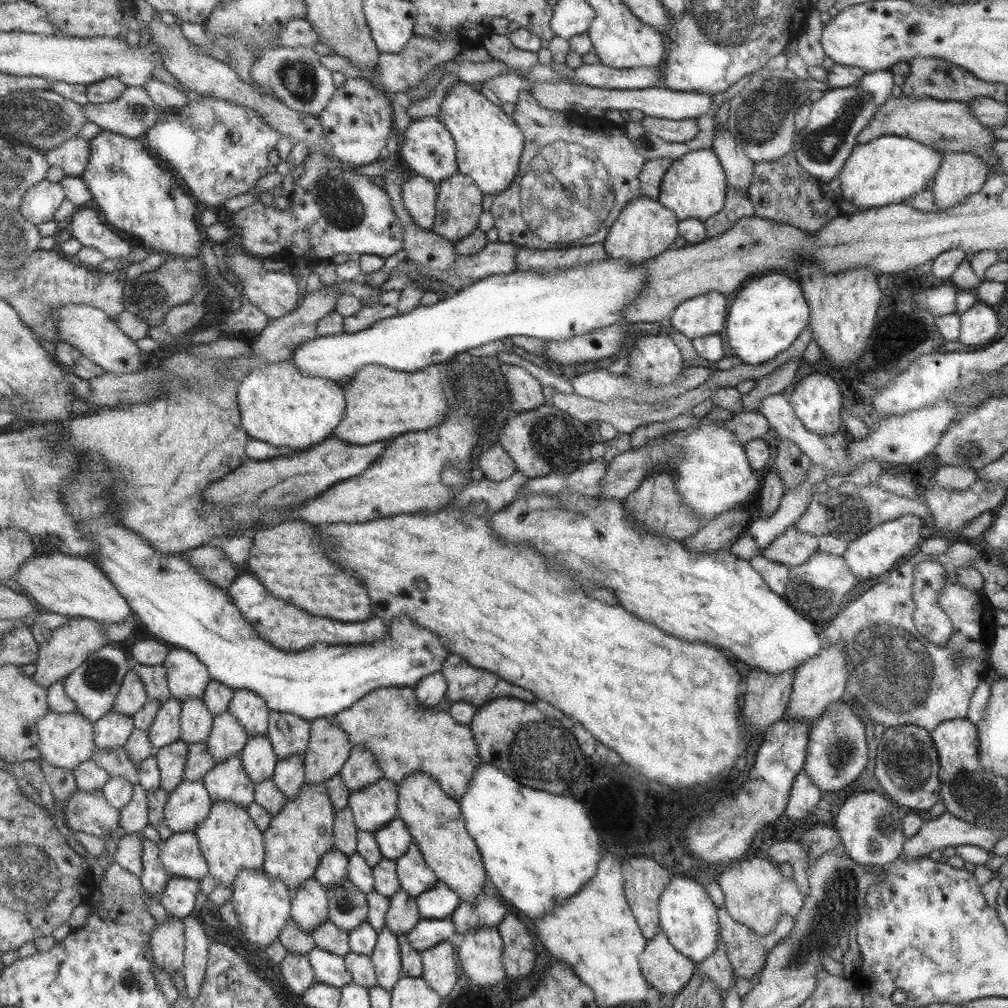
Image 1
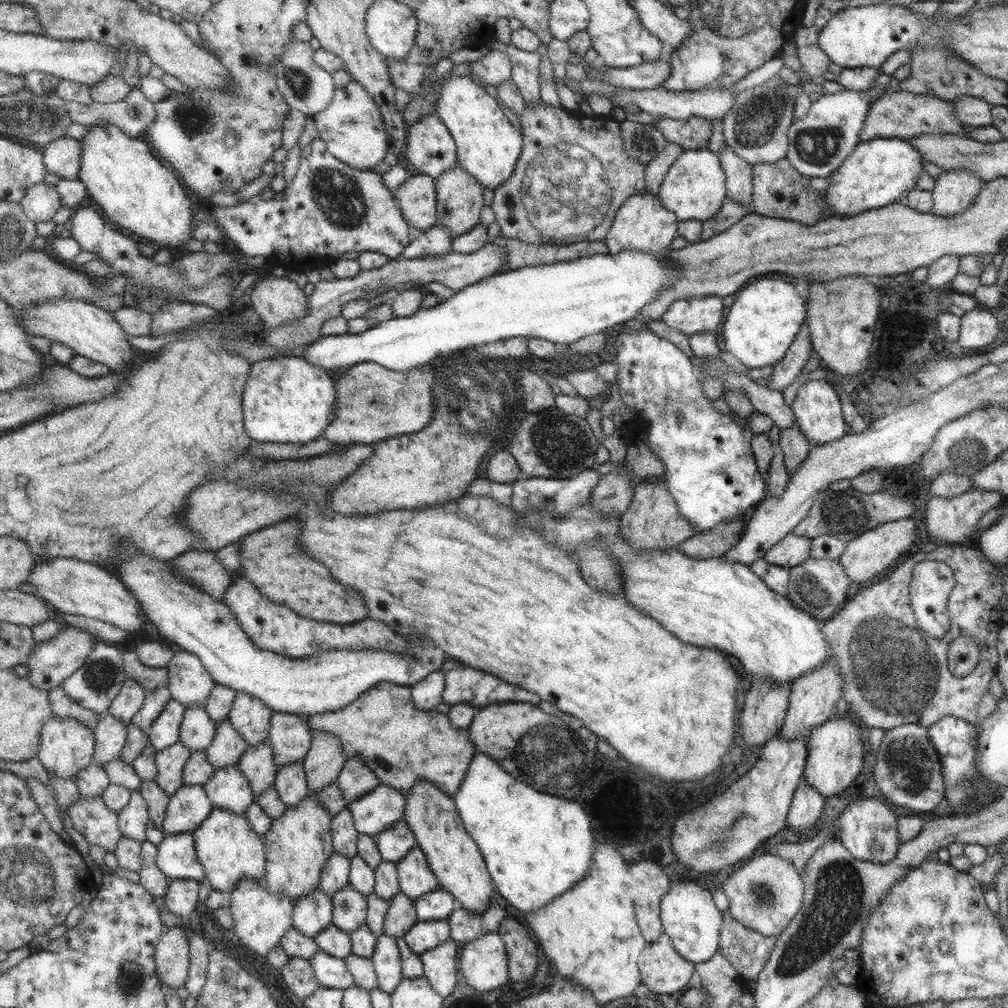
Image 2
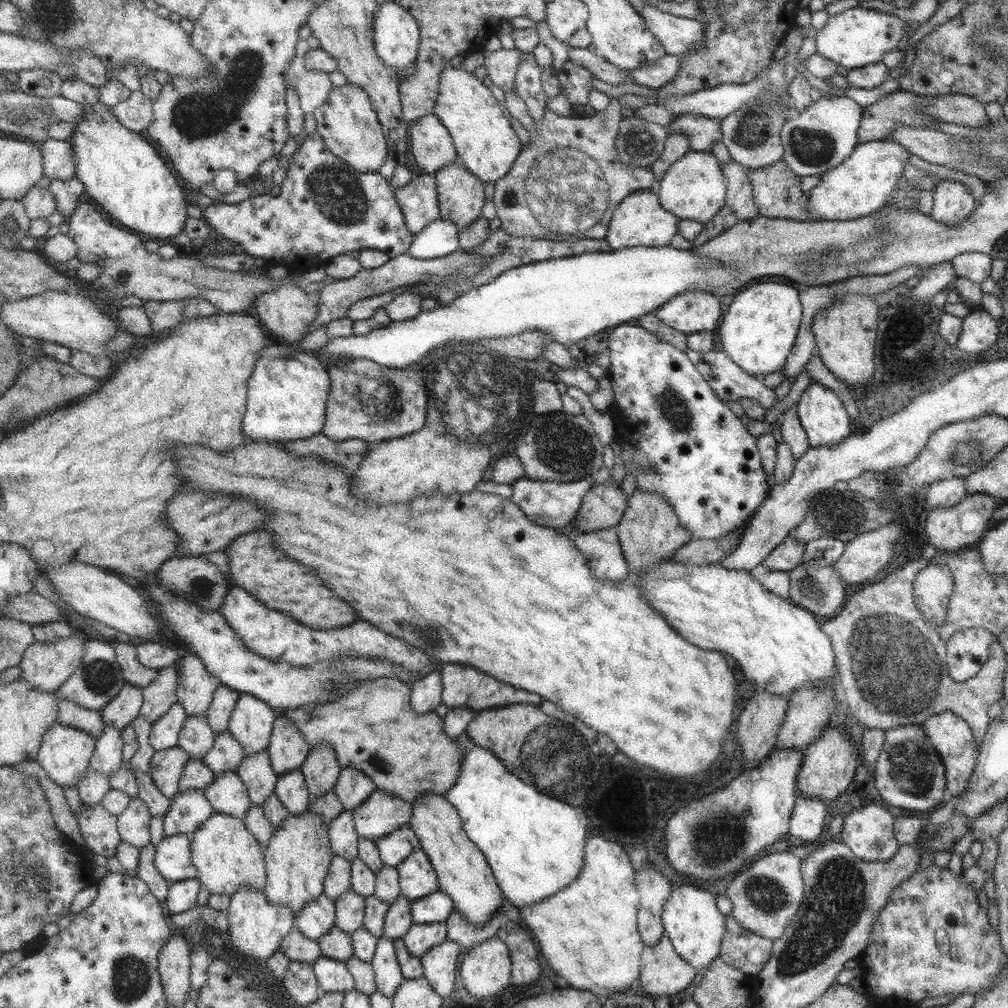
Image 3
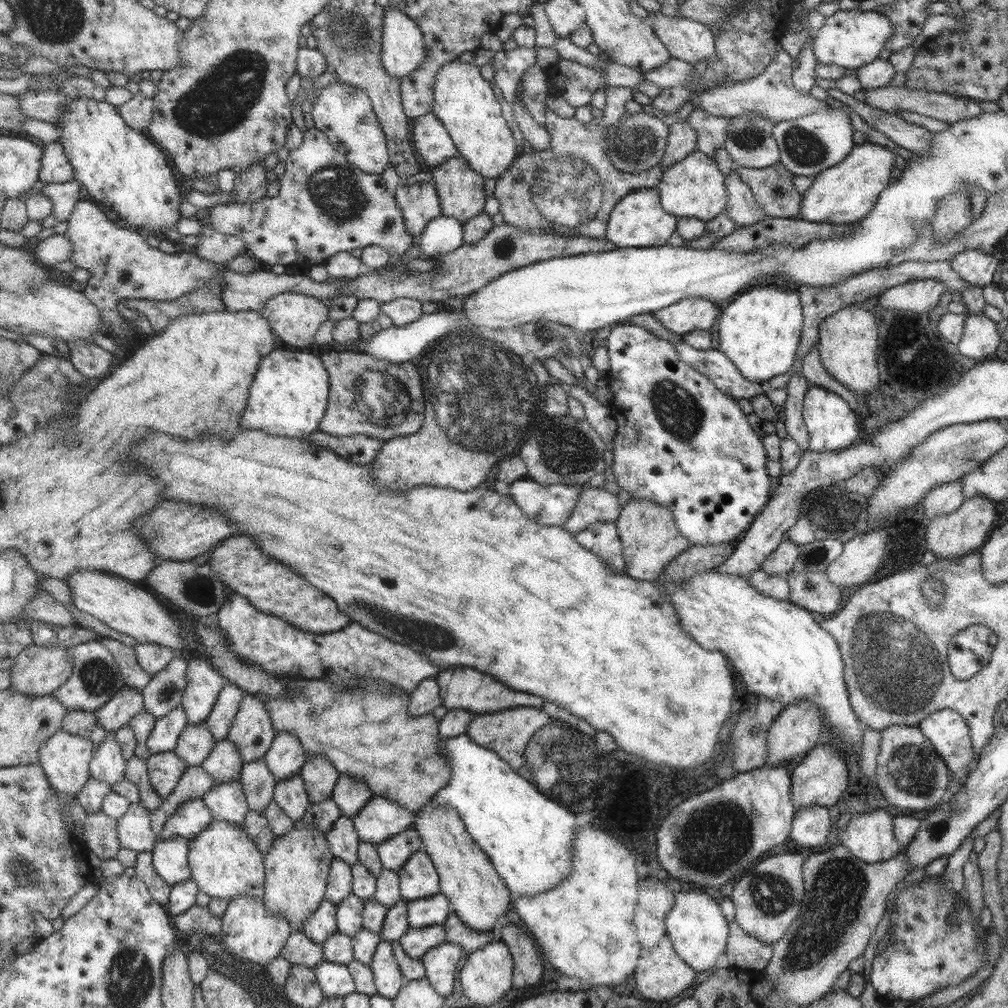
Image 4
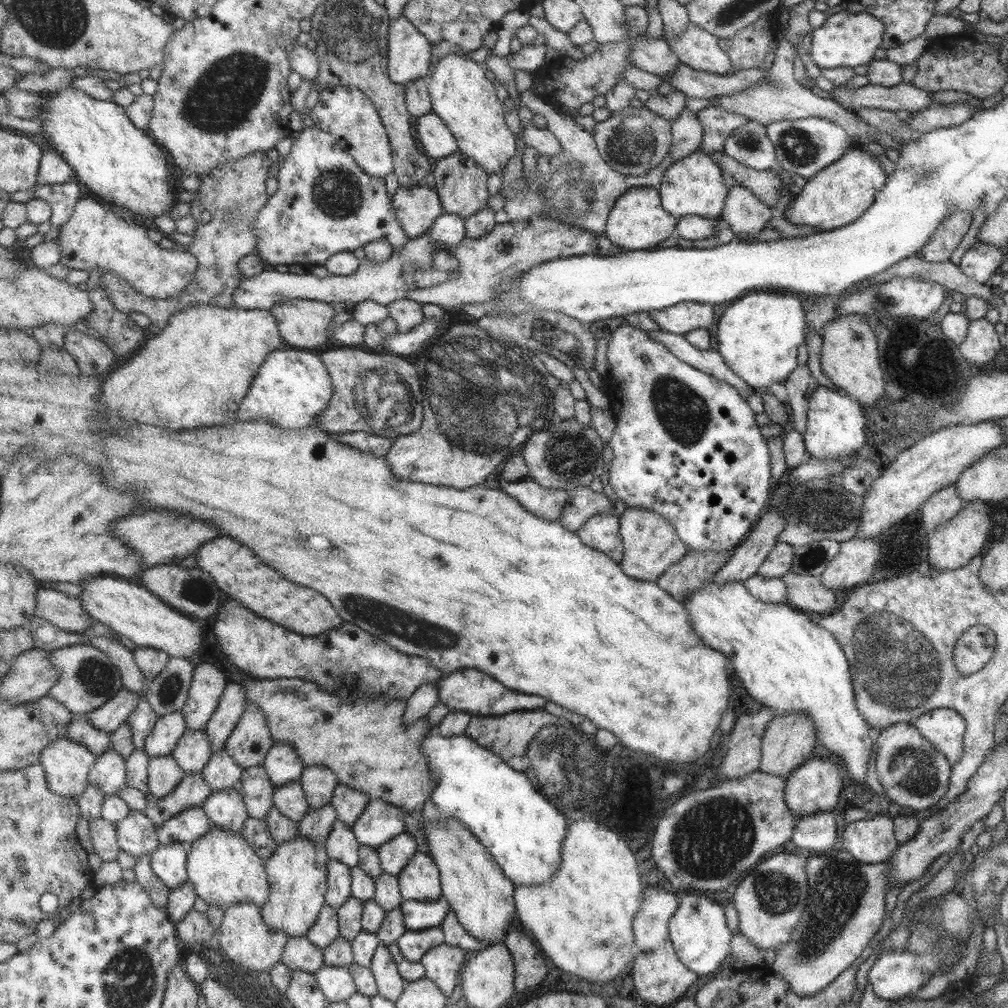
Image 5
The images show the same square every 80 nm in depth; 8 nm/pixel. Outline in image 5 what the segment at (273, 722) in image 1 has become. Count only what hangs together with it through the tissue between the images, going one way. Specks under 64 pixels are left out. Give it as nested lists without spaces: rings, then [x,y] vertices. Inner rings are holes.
[[[274,744],[263,766],[277,788],[301,780],[307,768],[291,744]]]

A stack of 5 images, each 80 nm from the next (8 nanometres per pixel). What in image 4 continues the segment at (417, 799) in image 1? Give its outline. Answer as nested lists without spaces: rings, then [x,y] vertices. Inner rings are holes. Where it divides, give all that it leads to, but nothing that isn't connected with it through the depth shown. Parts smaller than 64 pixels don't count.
[[[428,803],[416,813],[413,828],[422,835],[426,853],[431,856],[440,877],[442,893],[447,895],[451,912],[471,930],[486,933],[493,930],[499,914],[505,914],[509,906],[510,891],[495,873],[490,858],[475,844],[458,816],[449,806]]]

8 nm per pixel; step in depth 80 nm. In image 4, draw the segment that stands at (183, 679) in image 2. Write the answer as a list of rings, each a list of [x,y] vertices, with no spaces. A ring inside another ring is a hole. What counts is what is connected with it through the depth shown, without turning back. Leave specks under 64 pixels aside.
[[[188,660],[187,688],[181,706],[186,710],[188,724],[203,724],[211,714],[216,700],[228,680],[205,660]]]

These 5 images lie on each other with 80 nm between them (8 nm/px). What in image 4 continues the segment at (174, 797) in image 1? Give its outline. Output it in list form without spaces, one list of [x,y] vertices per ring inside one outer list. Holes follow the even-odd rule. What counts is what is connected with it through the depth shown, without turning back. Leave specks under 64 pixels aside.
[[[202,798],[187,800],[168,818],[160,839],[183,837],[191,841],[215,819],[212,810]]]

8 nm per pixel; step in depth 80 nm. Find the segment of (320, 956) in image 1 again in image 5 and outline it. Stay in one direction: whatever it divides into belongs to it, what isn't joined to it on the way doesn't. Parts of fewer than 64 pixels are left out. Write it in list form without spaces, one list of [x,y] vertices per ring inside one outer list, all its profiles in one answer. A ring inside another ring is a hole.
[[[323,965],[323,968],[318,970],[315,975],[319,986],[323,989],[330,1003],[346,1002],[358,992],[358,985],[349,966],[334,967]]]

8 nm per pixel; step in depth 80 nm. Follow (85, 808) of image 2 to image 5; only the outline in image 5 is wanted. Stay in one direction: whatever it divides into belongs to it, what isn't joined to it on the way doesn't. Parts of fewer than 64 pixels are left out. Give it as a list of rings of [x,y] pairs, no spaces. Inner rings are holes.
[[[102,816],[90,822],[90,835],[94,850],[102,861],[118,862],[122,848],[117,824]]]

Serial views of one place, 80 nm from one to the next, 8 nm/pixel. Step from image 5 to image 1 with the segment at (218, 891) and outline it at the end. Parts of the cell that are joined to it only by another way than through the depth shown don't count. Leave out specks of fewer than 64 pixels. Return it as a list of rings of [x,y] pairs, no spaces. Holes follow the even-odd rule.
[[[215,802],[207,820],[199,825],[194,833],[200,840],[200,847],[207,860],[210,876],[215,878],[216,884],[233,887],[239,872],[243,870],[264,871],[266,863],[264,832],[259,830],[248,808],[243,808],[241,804]]]

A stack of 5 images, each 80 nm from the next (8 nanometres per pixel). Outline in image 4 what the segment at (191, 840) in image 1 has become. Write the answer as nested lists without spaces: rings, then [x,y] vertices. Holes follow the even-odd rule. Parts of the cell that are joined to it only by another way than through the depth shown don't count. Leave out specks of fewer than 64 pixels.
[[[186,838],[160,839],[153,850],[155,871],[172,886],[191,879],[189,851],[190,843]]]

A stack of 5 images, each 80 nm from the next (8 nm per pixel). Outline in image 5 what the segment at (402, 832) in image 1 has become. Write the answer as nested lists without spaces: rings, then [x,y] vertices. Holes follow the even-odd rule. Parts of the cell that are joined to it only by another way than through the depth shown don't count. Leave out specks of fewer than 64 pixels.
[[[409,833],[398,834],[394,839],[377,848],[384,873],[399,877],[418,854],[418,840]]]

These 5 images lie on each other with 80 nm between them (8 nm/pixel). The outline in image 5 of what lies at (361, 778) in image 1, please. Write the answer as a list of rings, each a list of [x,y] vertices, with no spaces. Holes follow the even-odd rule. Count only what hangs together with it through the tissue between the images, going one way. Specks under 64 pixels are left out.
[[[340,784],[334,794],[331,804],[333,808],[337,809],[338,820],[346,822],[353,828],[355,822],[369,806],[371,798],[359,790],[353,790],[353,788],[343,786],[343,784]]]

